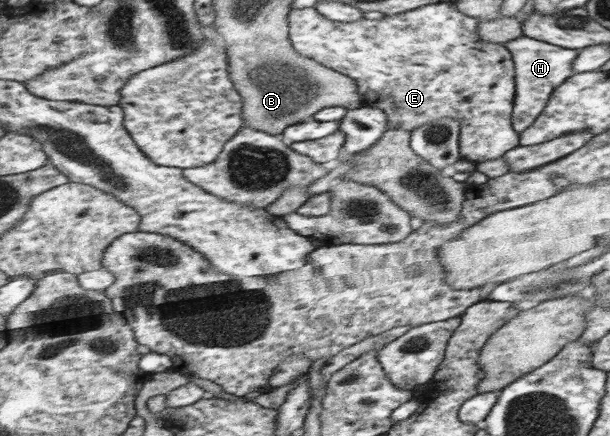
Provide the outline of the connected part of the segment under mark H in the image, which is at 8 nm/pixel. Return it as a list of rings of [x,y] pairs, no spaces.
[[[523,35],[506,42],[503,46],[512,54],[514,63],[515,97],[510,122],[513,124],[513,129],[520,133],[538,118],[546,102],[553,96],[553,90],[574,73],[573,62],[580,49],[555,46],[553,43]]]

